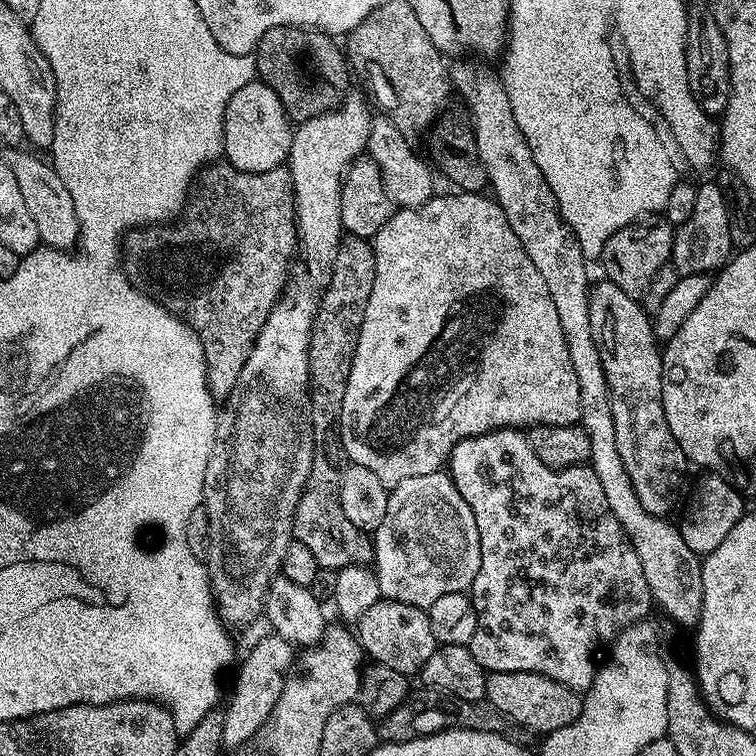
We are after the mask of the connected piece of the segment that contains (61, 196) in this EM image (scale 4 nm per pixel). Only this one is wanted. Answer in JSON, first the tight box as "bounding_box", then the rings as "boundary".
{"bounding_box":[2,146,80,250],"boundary":[[[8,146],[3,149],[2,162],[14,174],[18,181],[18,190],[22,198],[26,198],[26,210],[30,210],[30,218],[34,218],[34,226],[38,226],[40,244],[61,250],[72,250],[80,239],[78,214],[74,210],[74,198],[70,198],[70,190],[66,190],[62,178],[58,178],[58,170],[54,170],[47,159],[39,160],[31,151],[20,152],[19,147]]]}

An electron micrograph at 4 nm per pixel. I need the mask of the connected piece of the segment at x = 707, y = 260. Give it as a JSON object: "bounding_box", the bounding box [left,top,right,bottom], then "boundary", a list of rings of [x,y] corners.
{"bounding_box":[671,182,733,276],"boundary":[[[714,182],[700,184],[693,213],[675,229],[672,237],[671,267],[680,276],[715,274],[728,263],[733,252],[730,222],[726,222],[726,198],[722,198],[722,190]]]}

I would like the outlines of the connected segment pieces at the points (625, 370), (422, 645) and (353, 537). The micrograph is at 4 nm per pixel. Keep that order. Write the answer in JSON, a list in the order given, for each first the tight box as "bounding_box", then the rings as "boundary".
[{"bounding_box":[588,278,690,517],"boundary":[[[604,278],[601,281],[601,284],[591,285],[588,309],[594,346],[598,346],[598,354],[602,358],[608,396],[612,400],[616,449],[622,458],[622,466],[626,466],[626,474],[630,474],[630,482],[634,486],[634,494],[638,494],[638,502],[642,502],[642,506],[646,506],[650,514],[667,517],[668,511],[676,503],[681,503],[680,487],[684,484],[684,476],[680,472],[690,468],[690,461],[682,446],[678,446],[674,434],[670,434],[670,426],[666,422],[666,410],[662,402],[662,348],[652,329],[649,313],[644,311],[643,303],[637,297],[626,294],[626,290],[618,290],[612,280]]]},{"bounding_box":[354,598,438,678],"boundary":[[[383,598],[355,621],[354,632],[369,661],[398,670],[398,674],[409,678],[419,674],[422,666],[426,666],[426,658],[430,658],[438,646],[425,609]]]},{"bounding_box":[292,459,374,570],"boundary":[[[317,459],[312,465],[312,476],[304,488],[302,498],[298,502],[298,510],[294,517],[292,534],[294,539],[309,547],[310,554],[318,558],[321,569],[339,570],[352,564],[371,565],[374,560],[374,540],[369,533],[363,532],[350,518],[346,518],[346,510],[342,510],[340,501],[340,472],[330,461]]]}]

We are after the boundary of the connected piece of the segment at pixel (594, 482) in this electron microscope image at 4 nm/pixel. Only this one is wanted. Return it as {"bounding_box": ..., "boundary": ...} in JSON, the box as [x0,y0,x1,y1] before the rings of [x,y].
{"bounding_box":[446,428,654,694],"boundary":[[[495,428],[493,432],[478,434],[458,442],[448,458],[446,468],[454,486],[458,486],[458,494],[462,494],[462,498],[466,498],[466,502],[474,510],[480,535],[482,562],[470,589],[472,605],[476,611],[476,629],[470,645],[474,658],[487,673],[533,672],[546,678],[554,678],[581,694],[587,692],[594,682],[598,667],[598,660],[592,657],[596,652],[596,644],[603,640],[615,640],[621,628],[645,619],[649,615],[648,611],[654,608],[652,591],[646,582],[646,574],[642,574],[642,562],[638,562],[638,554],[634,554],[630,538],[622,530],[618,518],[614,518],[614,510],[610,510],[610,502],[606,502],[606,493],[602,491],[602,482],[598,482],[598,474],[594,474],[591,466],[555,469],[538,462],[538,454],[530,450],[527,435],[514,428]]]}

